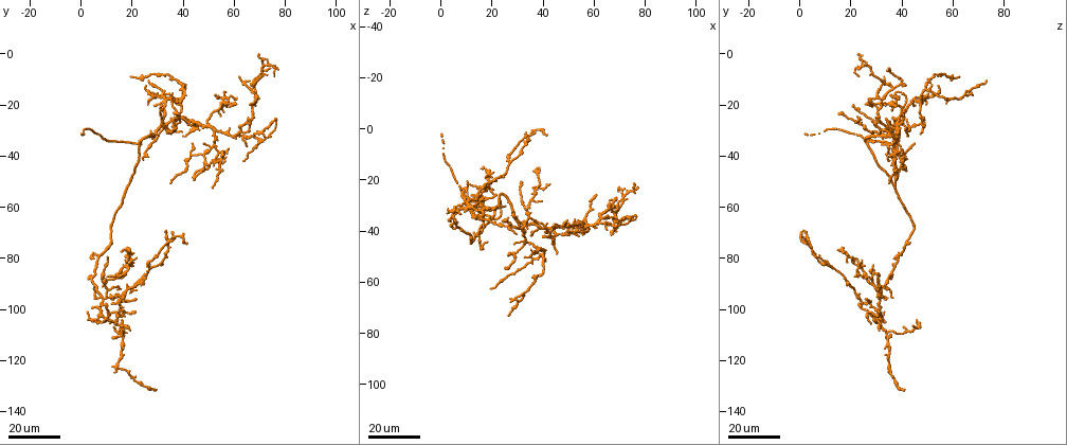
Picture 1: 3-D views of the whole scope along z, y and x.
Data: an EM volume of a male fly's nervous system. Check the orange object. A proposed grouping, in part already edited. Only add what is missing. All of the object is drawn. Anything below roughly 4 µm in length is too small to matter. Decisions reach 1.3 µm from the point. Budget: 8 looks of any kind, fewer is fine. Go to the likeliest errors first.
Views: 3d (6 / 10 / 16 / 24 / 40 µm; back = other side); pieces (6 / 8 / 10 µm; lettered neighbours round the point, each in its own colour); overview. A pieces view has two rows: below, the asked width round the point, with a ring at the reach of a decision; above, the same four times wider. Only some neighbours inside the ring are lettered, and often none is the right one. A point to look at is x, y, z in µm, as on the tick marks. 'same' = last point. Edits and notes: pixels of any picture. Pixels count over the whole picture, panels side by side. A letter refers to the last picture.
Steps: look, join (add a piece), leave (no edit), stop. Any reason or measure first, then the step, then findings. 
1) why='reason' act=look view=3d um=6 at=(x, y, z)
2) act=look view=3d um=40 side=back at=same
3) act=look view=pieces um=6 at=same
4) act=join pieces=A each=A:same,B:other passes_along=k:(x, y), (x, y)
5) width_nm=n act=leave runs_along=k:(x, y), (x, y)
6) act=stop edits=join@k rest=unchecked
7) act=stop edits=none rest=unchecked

why='an open end' act=look view=3d um=24 at=(0, 31, 2)

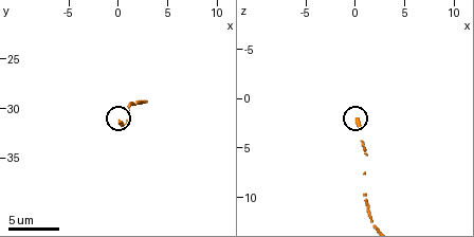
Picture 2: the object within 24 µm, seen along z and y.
act=look view=pieces um=6 at=(0.2, 31.4, 2.0)

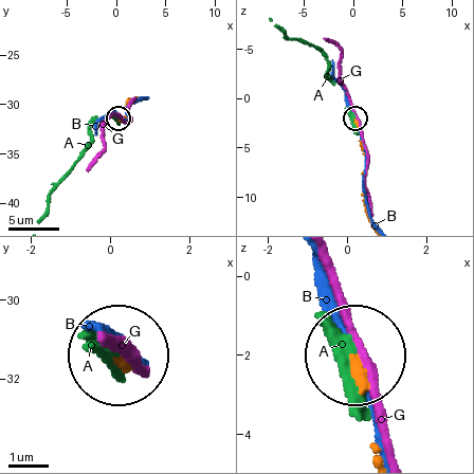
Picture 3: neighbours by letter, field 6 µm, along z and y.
act=leave each=A:other,B:other,G:other runs_along=3:(368, 218), (363, 196), (363, 150), (356, 119) found='no lettered piece goes on from it'

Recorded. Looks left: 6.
why='thin end' act=look view=3d um=24 at=(44, 36, 44)

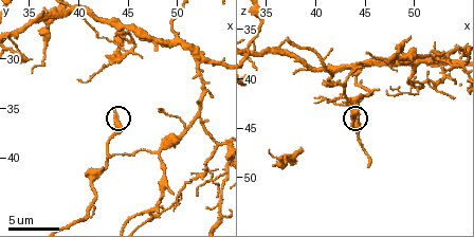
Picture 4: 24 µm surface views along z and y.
act=look view=pieces um=6 at=(43.6, 35.0, 44.8)

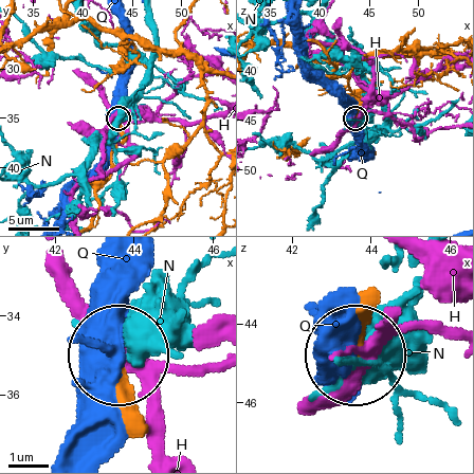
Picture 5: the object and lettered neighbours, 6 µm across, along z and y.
act=leave each=H:other,N:other,Q:other runs_along=5:(372, 299), (356, 347) found='none of them fits'

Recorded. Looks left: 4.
why='tapers out' act=look view=3d um=16 at=(43, 28, 22)

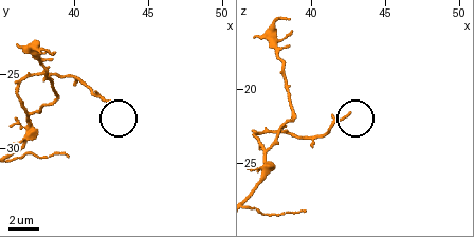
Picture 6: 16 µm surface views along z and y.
act=look view=pieces um=6 at=(42.4, 26.8, 21.8)

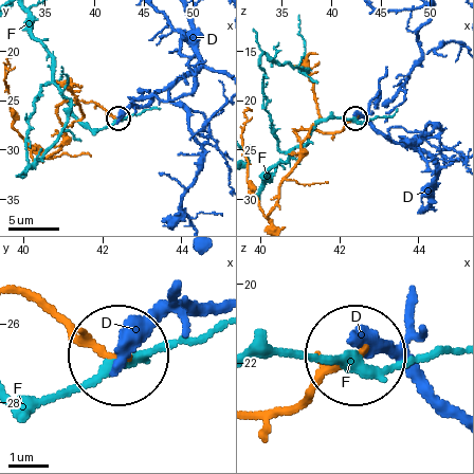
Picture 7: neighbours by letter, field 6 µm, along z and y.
act=leave each=D:other,F:other runs_along=7:(20, 288), (119, 358) found='none of them fits'

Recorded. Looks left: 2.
why='an open end' act=look view=3d um=16 at=(74, 5, 35)

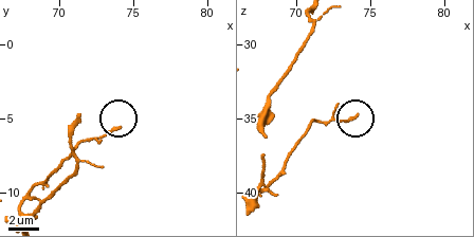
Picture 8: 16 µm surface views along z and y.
act=look view=pieces um=8 at=(74.0, 5.6, 35.0)

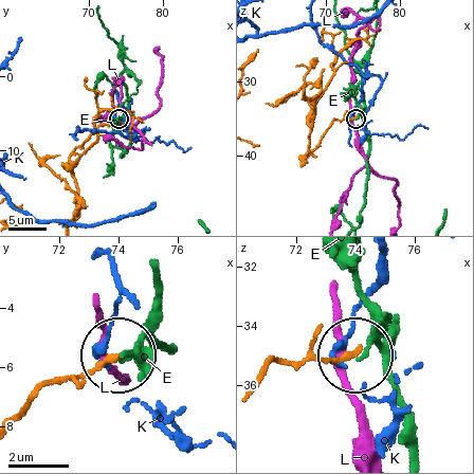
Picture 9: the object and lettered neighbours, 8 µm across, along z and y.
act=leave each=E:other,K:other,L:other runs_along=9:(21, 406), (50, 384), (95, 374), (115, 359) found='no lettered piece goes on from it'

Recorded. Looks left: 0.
act=stop edits=none rest=unchecked

